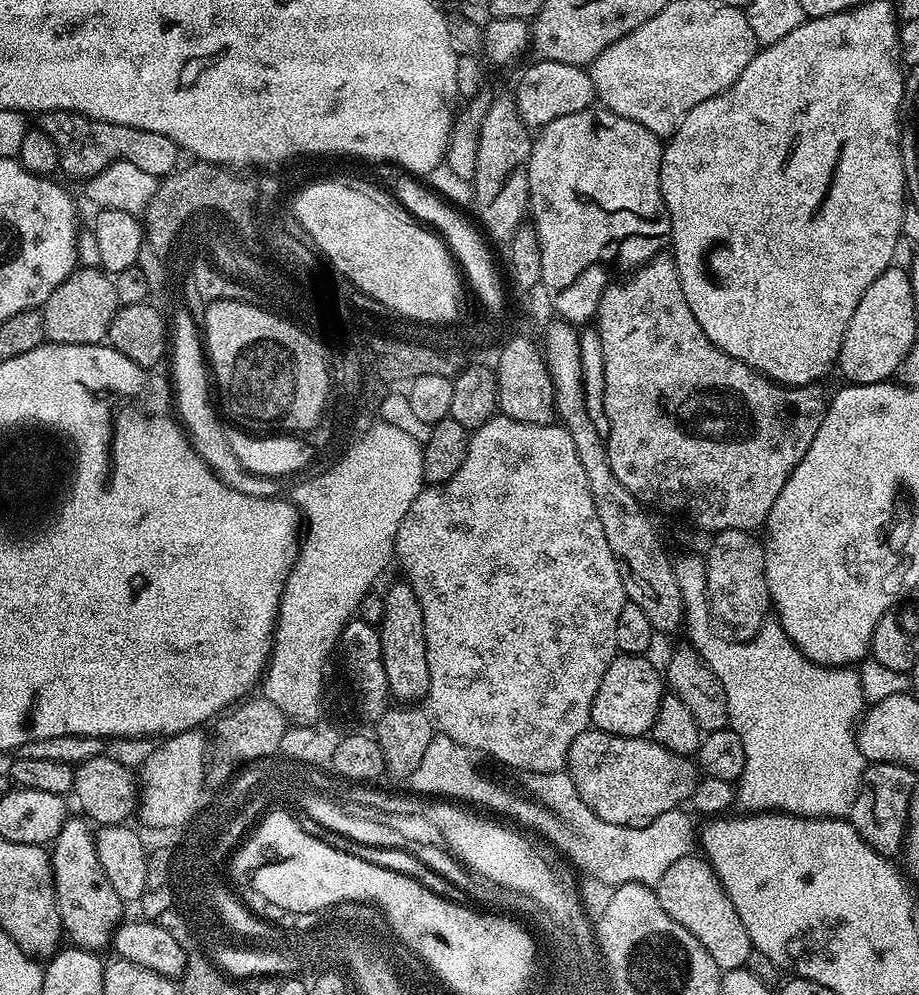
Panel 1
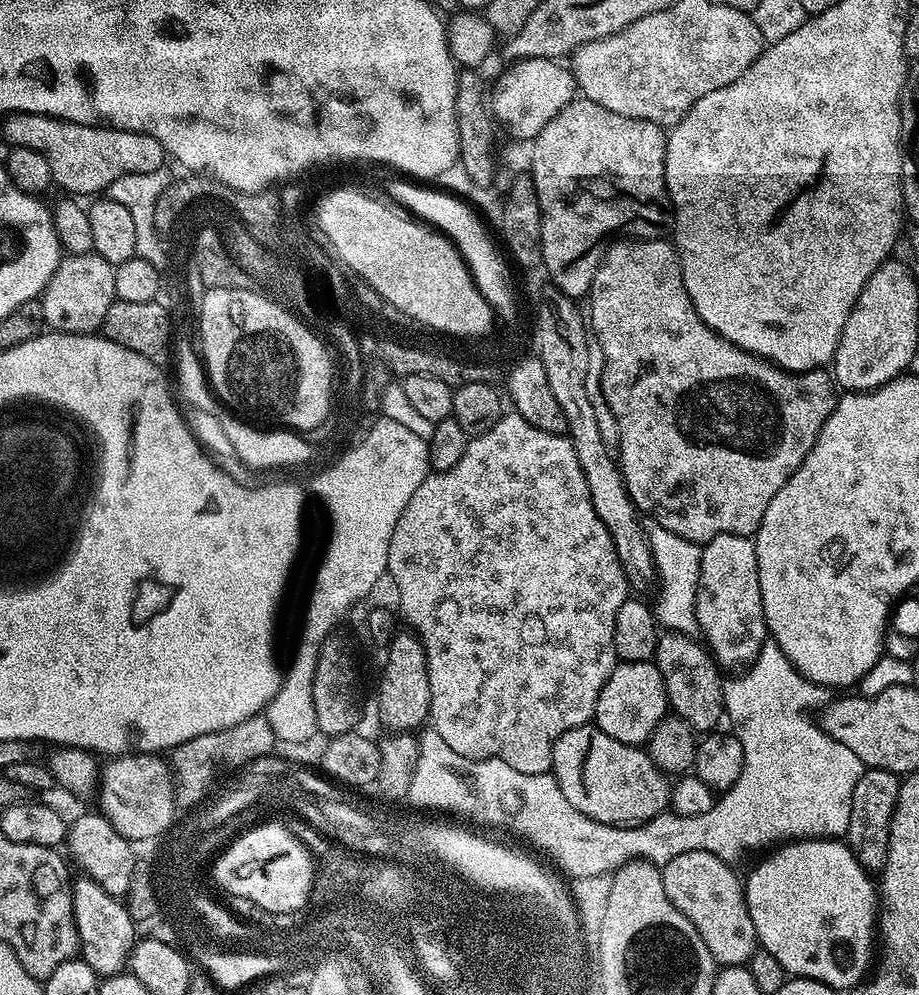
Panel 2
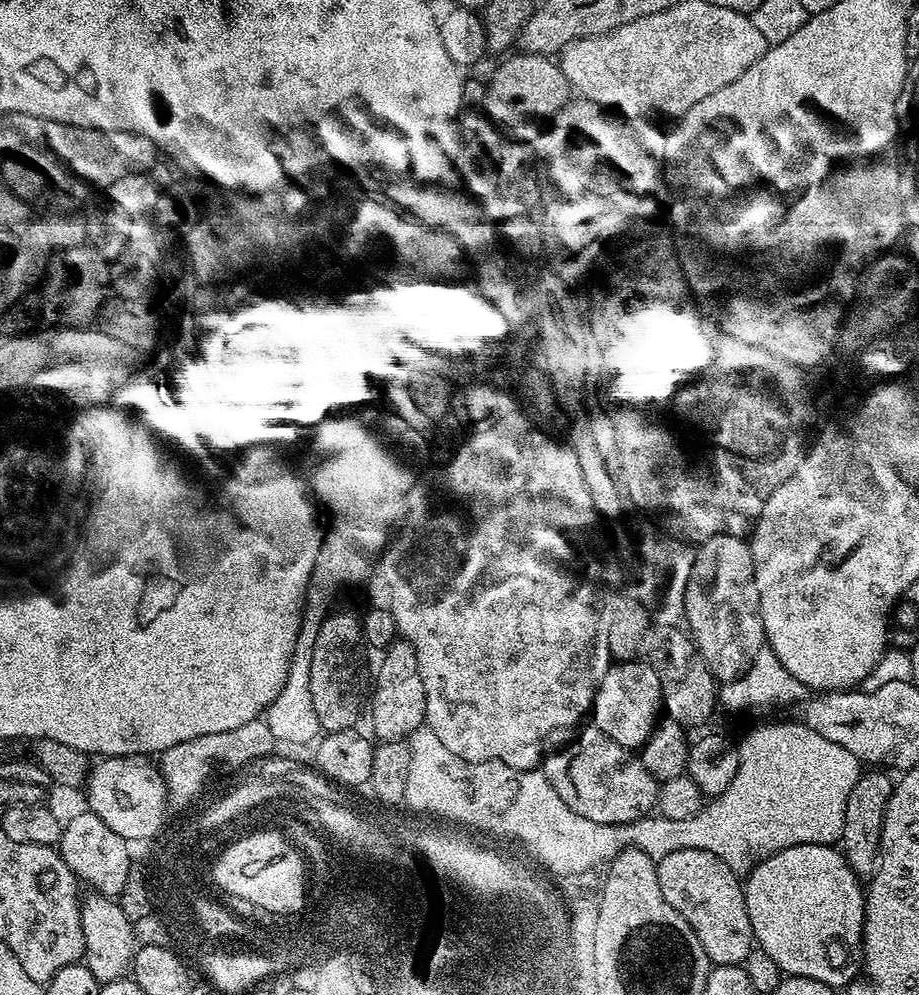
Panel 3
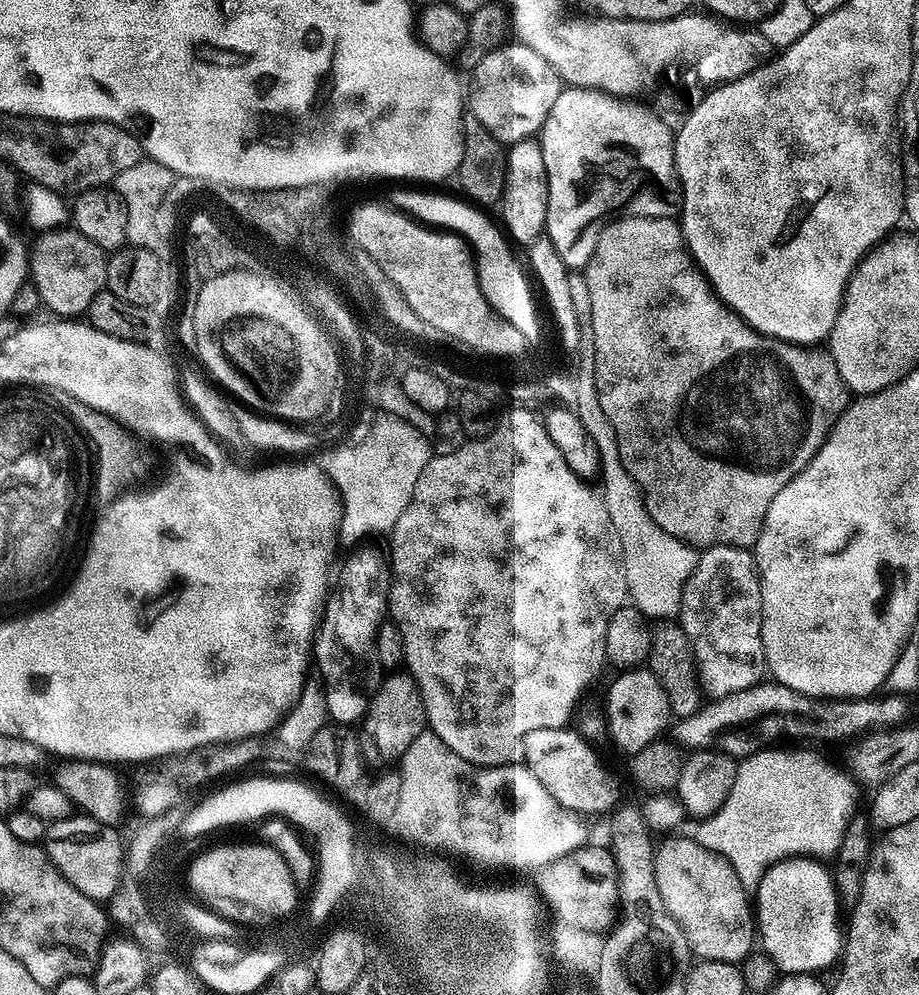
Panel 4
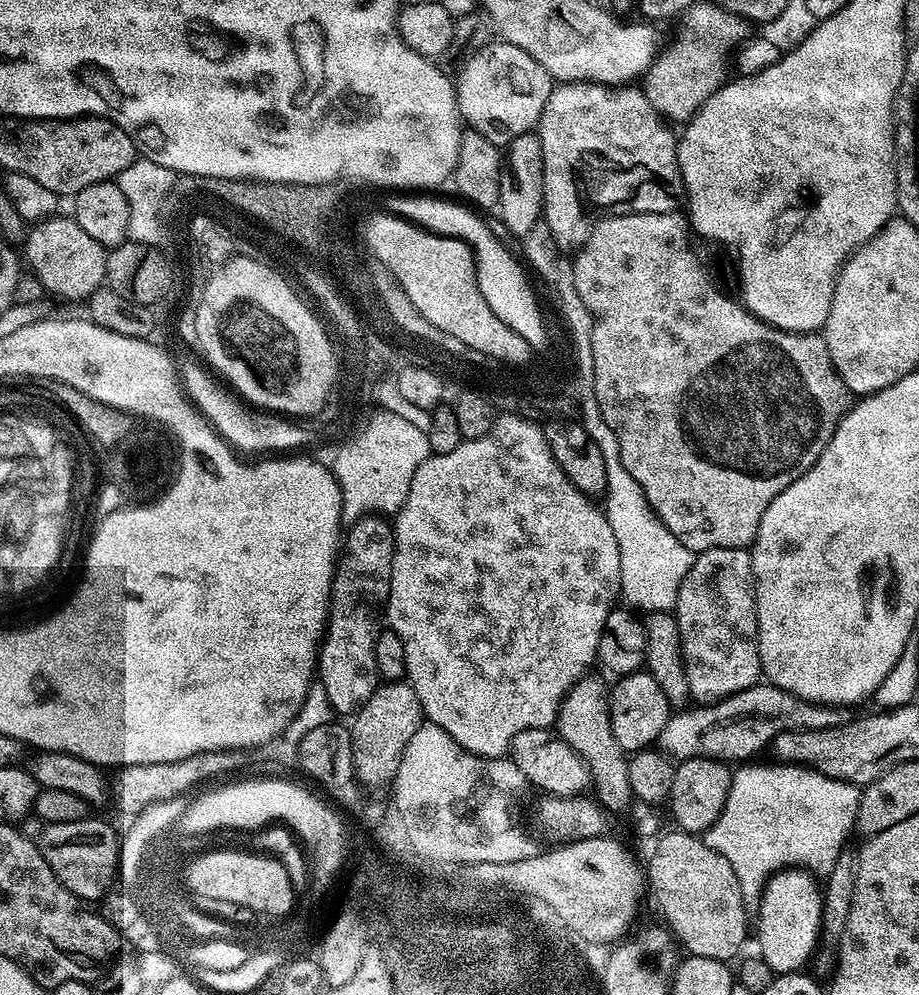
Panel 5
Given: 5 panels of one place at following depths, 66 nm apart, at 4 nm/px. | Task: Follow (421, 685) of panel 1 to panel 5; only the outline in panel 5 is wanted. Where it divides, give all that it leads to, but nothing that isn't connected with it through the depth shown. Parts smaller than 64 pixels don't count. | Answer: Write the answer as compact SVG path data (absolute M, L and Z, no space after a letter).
M384 682L376 693L367 700L359 712L355 713L352 733L352 753L356 755L360 775L365 780L396 777L398 766L402 762L402 754L406 750L406 742L414 738L419 730L425 714L420 708L418 694L414 694L412 685L407 682Z

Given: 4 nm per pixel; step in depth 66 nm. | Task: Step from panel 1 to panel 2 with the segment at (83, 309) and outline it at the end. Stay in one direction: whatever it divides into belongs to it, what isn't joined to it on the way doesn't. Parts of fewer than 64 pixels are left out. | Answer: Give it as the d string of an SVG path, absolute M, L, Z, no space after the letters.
M95 250L76 255L65 255L58 270L50 278L42 293L40 305L44 311L45 325L51 331L65 332L75 336L90 336L99 333L104 326L106 310L116 298L114 290L114 265L106 262Z

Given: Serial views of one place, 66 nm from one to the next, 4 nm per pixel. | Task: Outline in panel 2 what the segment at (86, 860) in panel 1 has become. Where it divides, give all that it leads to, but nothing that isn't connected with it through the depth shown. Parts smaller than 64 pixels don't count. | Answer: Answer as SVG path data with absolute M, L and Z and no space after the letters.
M89 878L72 881L72 913L80 939L79 955L97 974L105 978L123 973L132 955L132 946L138 939L137 925L127 907L117 897L106 894L98 882Z

